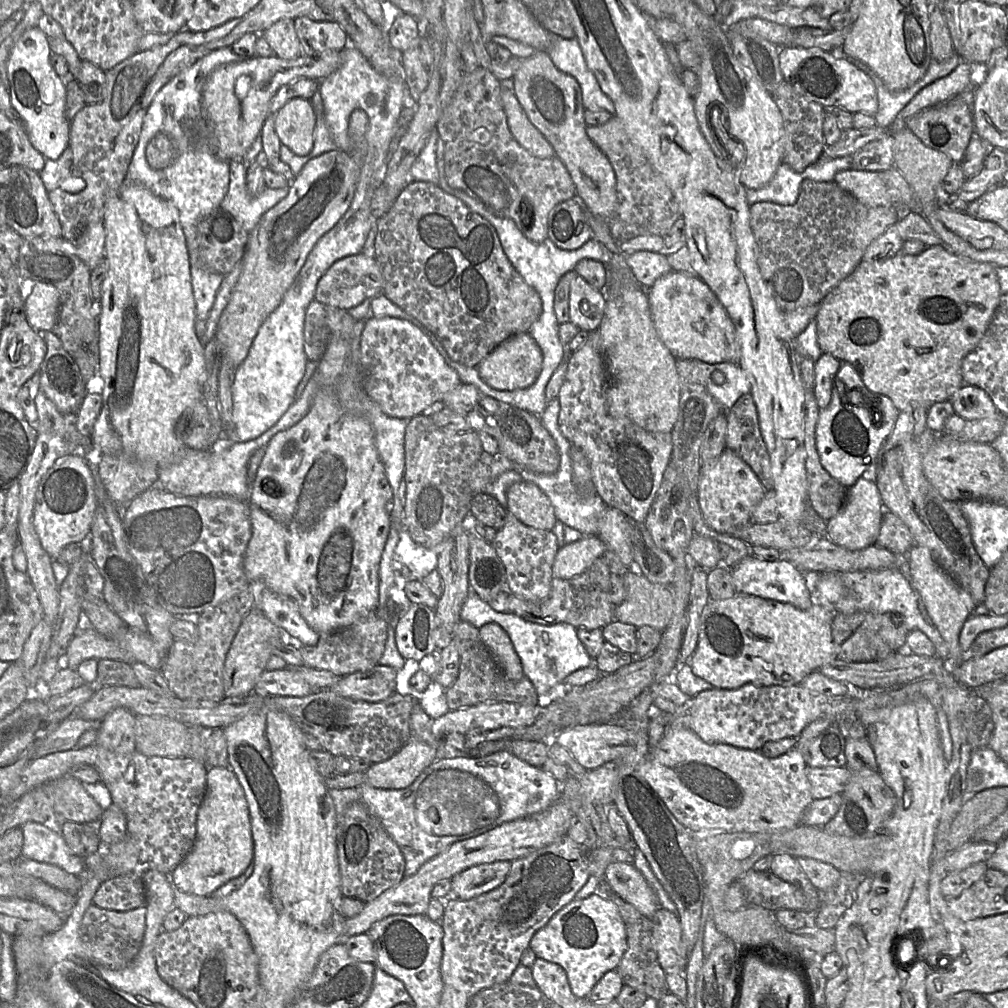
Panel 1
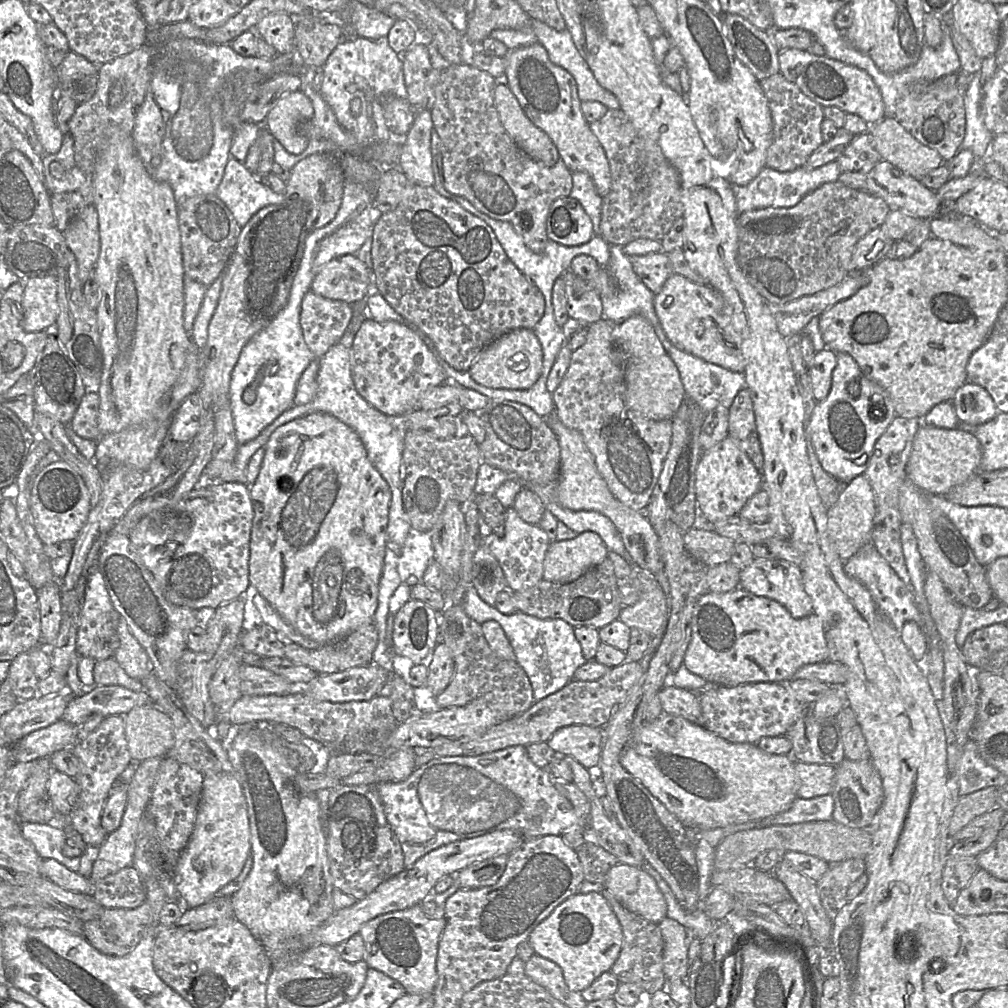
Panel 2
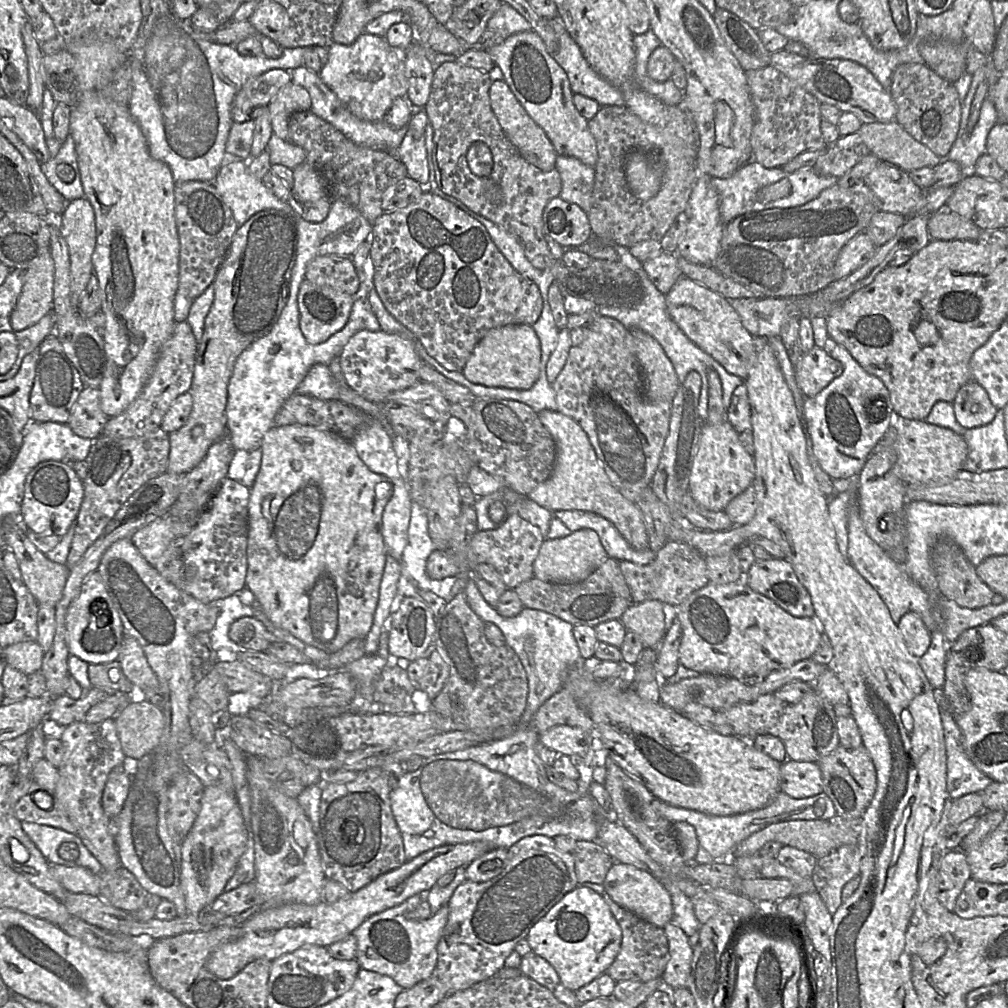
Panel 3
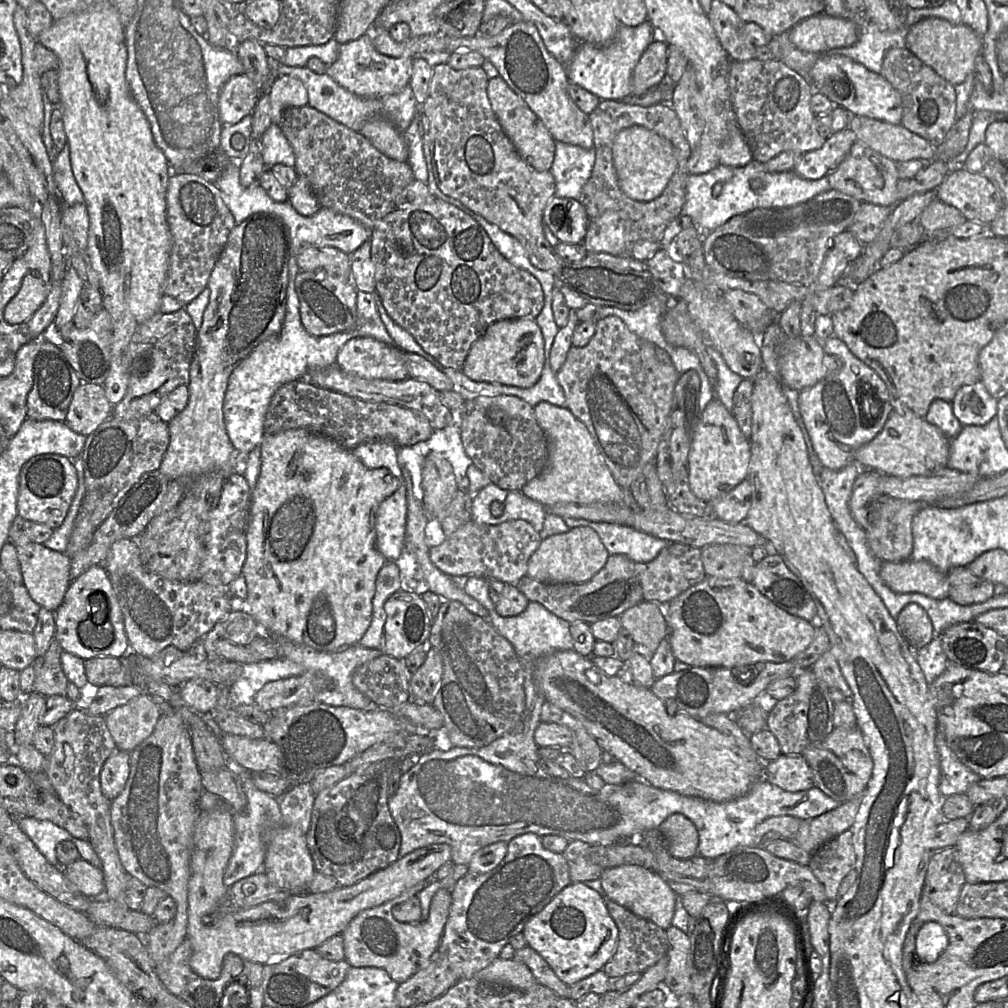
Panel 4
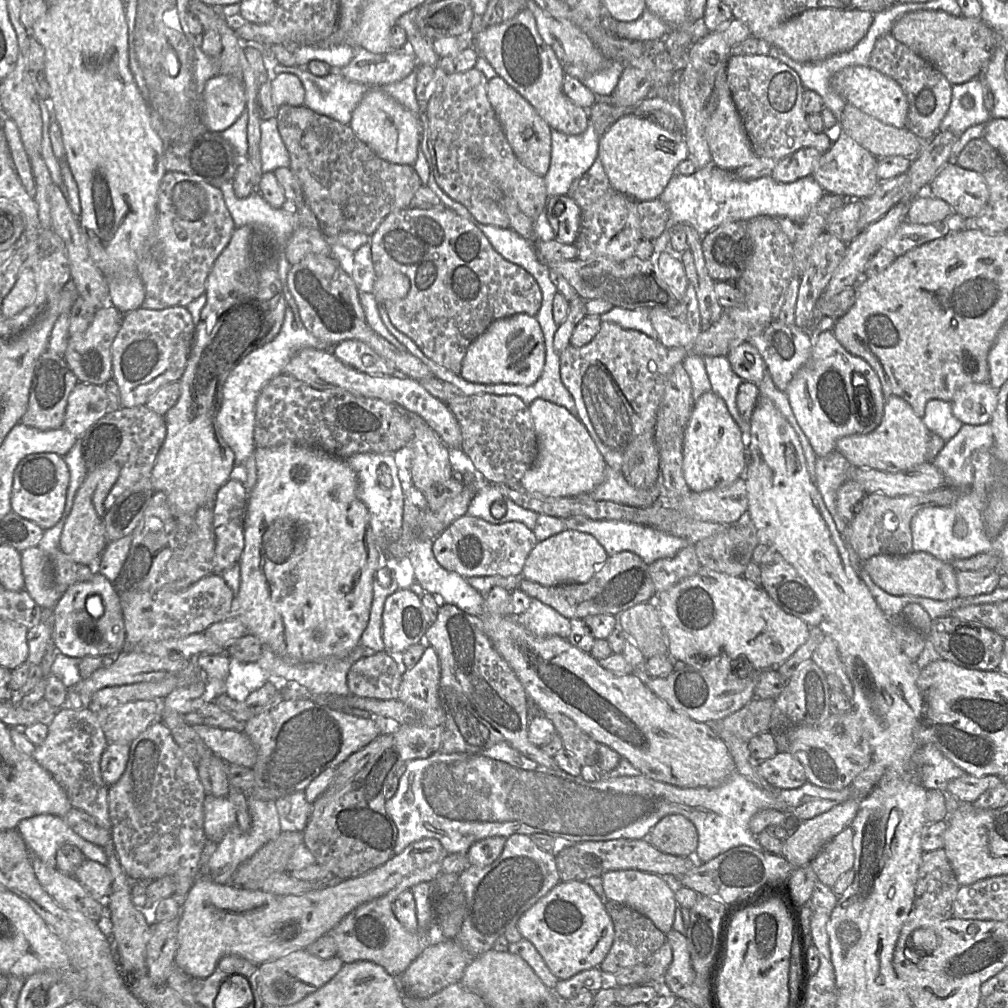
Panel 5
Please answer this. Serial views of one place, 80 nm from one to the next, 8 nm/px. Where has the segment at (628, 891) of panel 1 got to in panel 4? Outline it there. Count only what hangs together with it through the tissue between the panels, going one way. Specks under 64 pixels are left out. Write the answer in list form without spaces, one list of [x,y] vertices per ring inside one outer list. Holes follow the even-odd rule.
[[[636,865],[617,866],[603,871],[601,884],[607,898],[635,915],[655,923],[664,930],[671,926],[675,913],[676,895],[656,872]]]

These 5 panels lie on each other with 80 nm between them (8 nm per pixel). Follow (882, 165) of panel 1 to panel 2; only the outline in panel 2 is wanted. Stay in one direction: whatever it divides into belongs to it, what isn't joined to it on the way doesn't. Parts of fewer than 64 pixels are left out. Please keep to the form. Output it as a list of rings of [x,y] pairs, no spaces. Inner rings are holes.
[[[865,132],[855,135],[835,161],[842,172],[865,172],[872,169],[881,160],[882,158],[874,146],[872,135]]]

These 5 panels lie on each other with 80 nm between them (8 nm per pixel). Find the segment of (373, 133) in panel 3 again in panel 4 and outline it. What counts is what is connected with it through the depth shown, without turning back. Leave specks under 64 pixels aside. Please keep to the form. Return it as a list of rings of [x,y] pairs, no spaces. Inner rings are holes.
[[[273,63],[271,68],[278,75],[288,75],[301,80],[308,92],[309,106],[357,132],[361,130],[365,122],[376,118],[384,118],[392,122],[404,134],[411,121],[418,115],[418,104],[409,84],[395,94],[364,98],[346,90],[329,75],[316,74],[306,66],[295,67]]]

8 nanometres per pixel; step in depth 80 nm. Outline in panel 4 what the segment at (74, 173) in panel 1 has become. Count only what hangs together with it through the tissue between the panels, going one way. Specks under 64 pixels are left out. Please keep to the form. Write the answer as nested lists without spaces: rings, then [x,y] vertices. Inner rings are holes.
[[[66,143],[57,158],[52,162],[53,178],[61,193],[65,206],[84,203],[84,195],[74,177],[70,164],[70,149]]]

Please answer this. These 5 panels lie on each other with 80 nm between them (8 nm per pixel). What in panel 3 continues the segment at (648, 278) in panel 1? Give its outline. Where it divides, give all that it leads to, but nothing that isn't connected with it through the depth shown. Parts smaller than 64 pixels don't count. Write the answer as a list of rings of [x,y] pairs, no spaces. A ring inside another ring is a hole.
[[[661,251],[642,262],[642,267],[656,288],[666,295],[683,276],[676,253]]]

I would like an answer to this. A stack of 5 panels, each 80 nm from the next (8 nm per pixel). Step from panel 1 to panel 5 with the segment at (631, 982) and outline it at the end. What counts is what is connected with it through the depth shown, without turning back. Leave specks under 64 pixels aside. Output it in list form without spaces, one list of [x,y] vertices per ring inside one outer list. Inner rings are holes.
[[[609,899],[605,903],[605,908],[614,924],[615,937],[608,955],[599,966],[602,972],[615,975],[624,968],[645,964],[666,942],[666,935],[641,913]]]

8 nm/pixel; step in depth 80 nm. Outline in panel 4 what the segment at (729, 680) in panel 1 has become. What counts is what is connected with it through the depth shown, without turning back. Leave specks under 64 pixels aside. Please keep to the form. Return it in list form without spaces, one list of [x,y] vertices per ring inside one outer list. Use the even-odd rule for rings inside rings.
[[[707,576],[664,606],[668,640],[674,658],[691,667],[733,669],[756,663],[784,663],[803,652],[814,638],[815,623],[790,615],[742,578]]]

